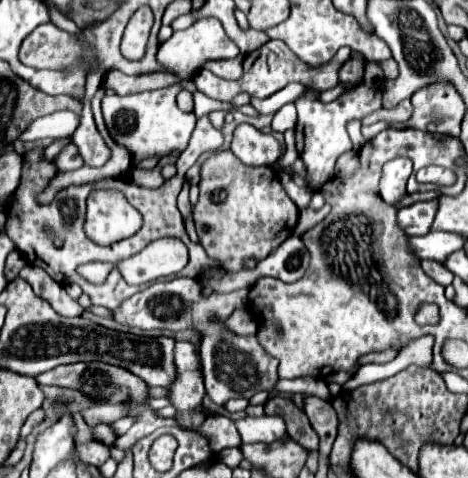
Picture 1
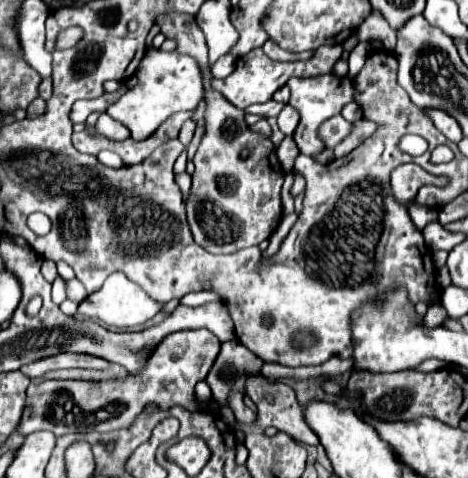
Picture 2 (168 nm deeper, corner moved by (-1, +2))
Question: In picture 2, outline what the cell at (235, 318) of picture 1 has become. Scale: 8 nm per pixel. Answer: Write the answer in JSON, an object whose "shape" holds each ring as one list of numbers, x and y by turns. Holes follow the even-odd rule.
{"shape":[[208,329,178,331,168,335,150,355,146,369,140,375,130,375,124,381,44,381,28,387,28,399,24,417,18,431,30,435,34,431,52,431,56,437,68,433,108,433,128,429,134,419,144,411,148,403,168,411,172,407,184,407,188,411,202,411,194,387,206,379,216,355,220,340]]}

